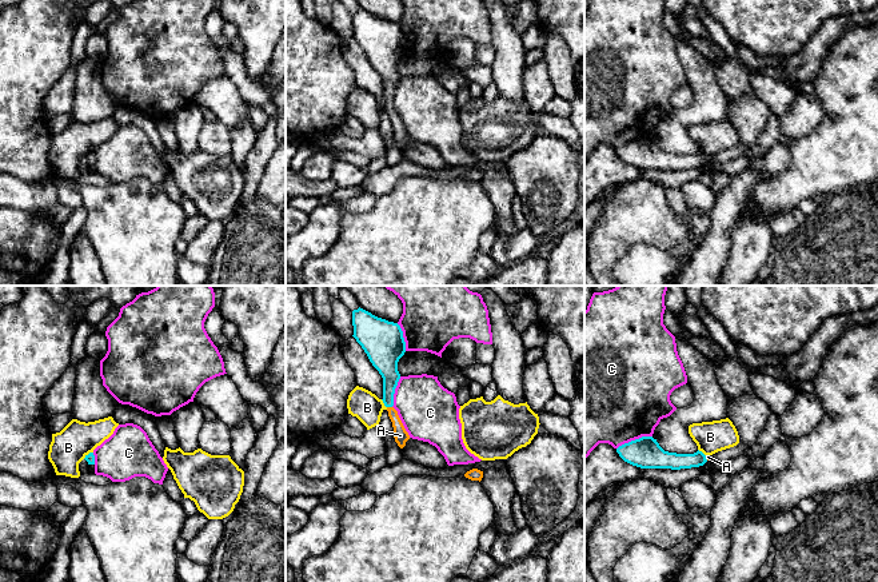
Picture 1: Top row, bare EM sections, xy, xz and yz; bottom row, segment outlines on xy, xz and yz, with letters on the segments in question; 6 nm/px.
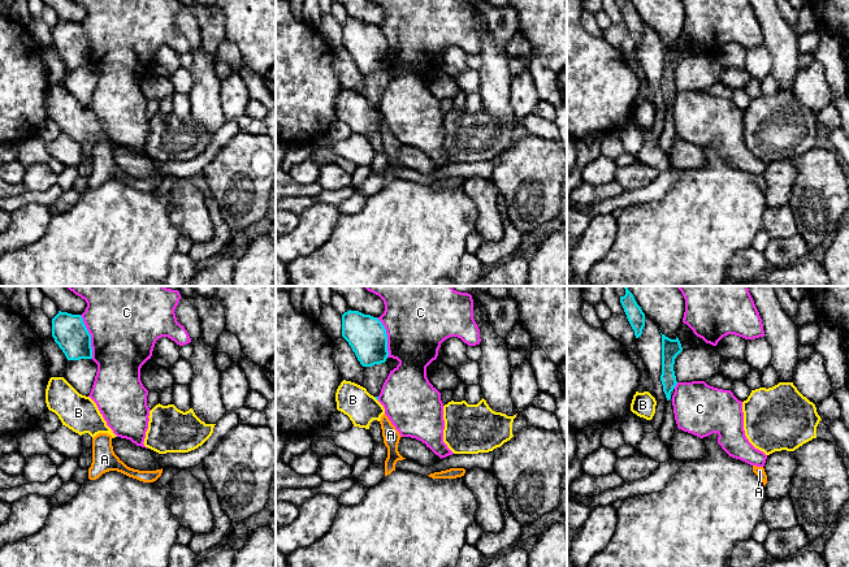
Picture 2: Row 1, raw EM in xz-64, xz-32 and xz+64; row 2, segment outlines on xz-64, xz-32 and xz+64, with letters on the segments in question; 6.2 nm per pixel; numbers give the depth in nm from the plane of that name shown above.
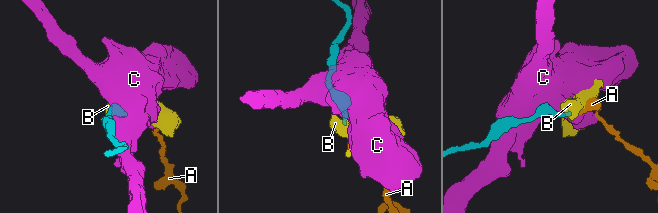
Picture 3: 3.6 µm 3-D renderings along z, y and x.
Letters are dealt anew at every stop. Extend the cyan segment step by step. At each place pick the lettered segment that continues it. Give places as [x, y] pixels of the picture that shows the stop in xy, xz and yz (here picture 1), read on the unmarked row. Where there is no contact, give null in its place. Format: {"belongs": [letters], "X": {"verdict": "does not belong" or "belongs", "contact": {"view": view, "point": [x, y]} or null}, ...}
{"belongs": ["A"], "A": {"verdict": "belongs", "contact": {"view": "xz", "point": [390, 107]}}, "B": {"verdict": "does not belong", "contact": {"view": "xz", "point": [383, 103]}}, "C": {"verdict": "does not belong", "contact": {"view": "yz", "point": [635, 140]}}}

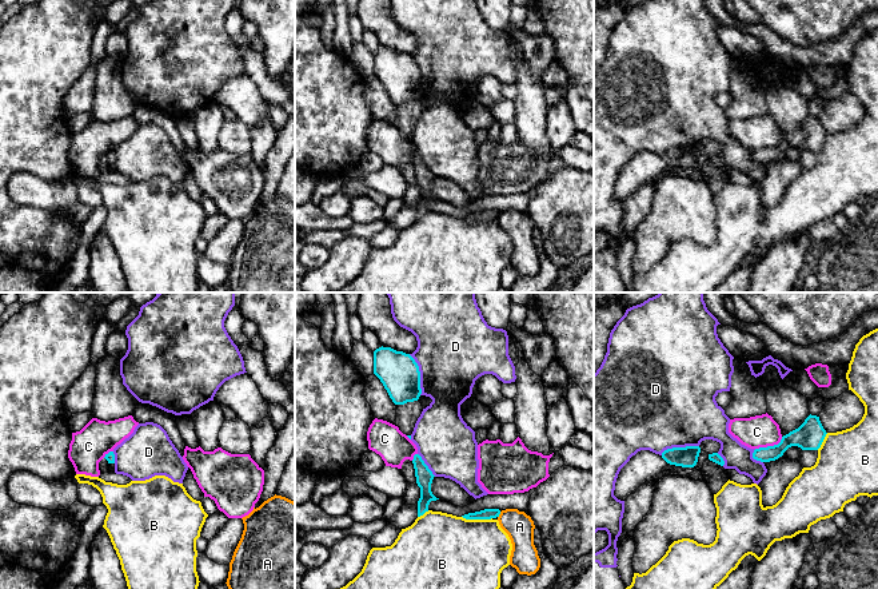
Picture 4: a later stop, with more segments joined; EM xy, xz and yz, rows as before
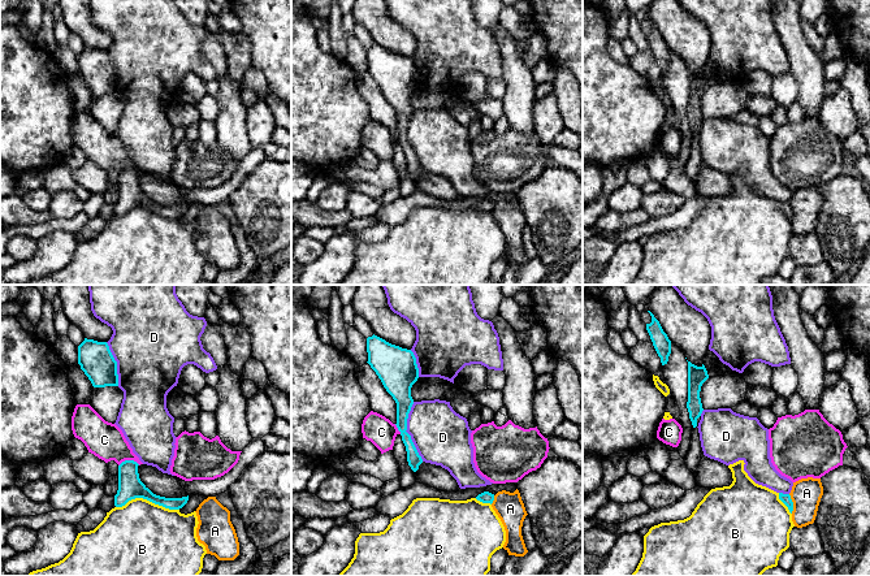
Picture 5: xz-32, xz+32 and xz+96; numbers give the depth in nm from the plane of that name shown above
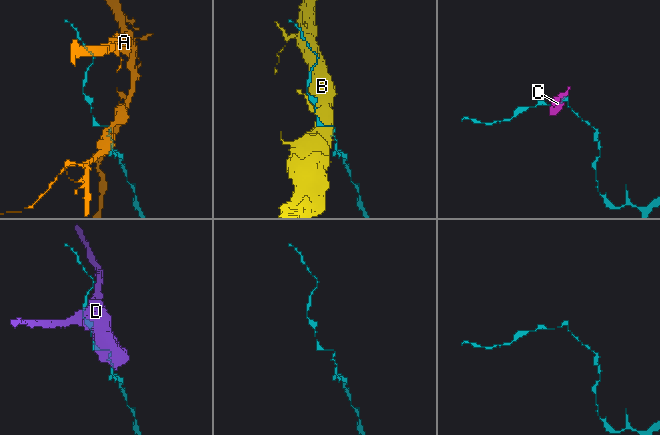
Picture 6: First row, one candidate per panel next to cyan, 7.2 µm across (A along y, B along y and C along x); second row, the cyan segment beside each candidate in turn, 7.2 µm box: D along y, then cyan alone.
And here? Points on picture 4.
{"belongs": [], "A": {"verdict": "does not belong", "contact": {"view": "xz", "point": [499, 214]}}, "B": {"verdict": "does not belong", "contact": {"view": "xz", "point": [477, 219]}}, "C": {"verdict": "does not belong", "contact": {"view": "yz", "point": [769, 147]}}, "D": {"verdict": "does not belong", "contact": {"view": "xz", "point": [419, 75]}}}

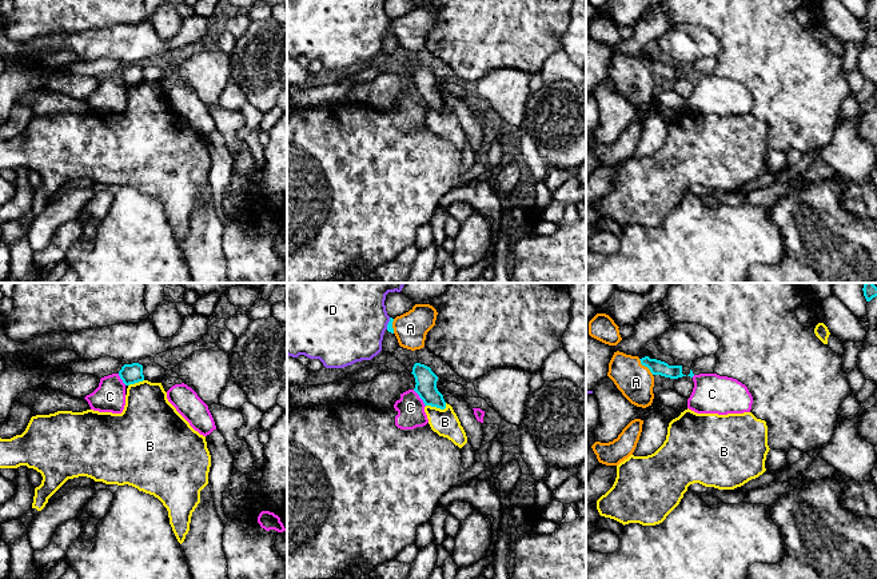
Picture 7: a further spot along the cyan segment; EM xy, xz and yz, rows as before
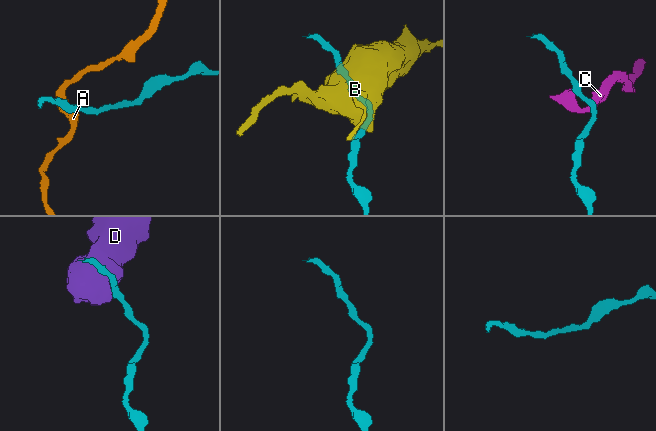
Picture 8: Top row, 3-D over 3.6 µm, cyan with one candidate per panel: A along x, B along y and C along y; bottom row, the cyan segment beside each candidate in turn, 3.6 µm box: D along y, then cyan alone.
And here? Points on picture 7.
{"belongs": [], "A": {"verdict": "does not belong", "contact": {"view": "yz", "point": [645, 67]}}, "B": {"verdict": "does not belong", "contact": {"view": "xz", "point": [437, 108]}}, "C": {"verdict": "does not belong", "contact": {"view": "xz", "point": [419, 98]}}, "D": {"verdict": "does not belong", "contact": {"view": "xz", "point": [389, 24]}}}

